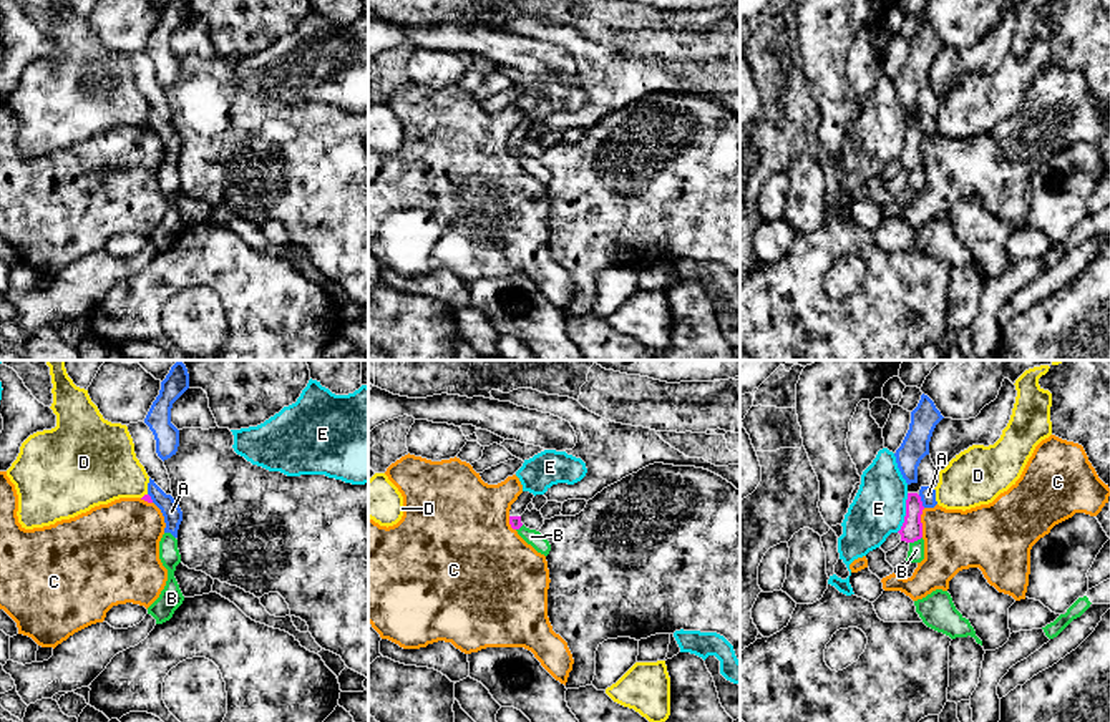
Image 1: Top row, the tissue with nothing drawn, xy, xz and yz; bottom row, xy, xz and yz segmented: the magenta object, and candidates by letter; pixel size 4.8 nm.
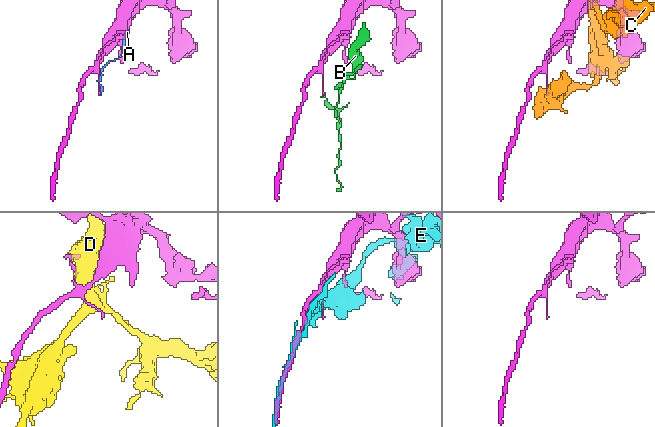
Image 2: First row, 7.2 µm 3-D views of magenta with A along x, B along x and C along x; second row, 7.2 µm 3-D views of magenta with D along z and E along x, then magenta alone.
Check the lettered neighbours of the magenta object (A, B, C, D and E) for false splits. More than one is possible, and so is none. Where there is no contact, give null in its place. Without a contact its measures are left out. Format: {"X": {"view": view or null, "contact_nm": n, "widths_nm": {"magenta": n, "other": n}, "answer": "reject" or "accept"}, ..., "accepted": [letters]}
{"A": {"view": "yz", "contact_nm": 70, "widths_nm": {"magenta": 110, "other": 80}, "answer": "reject"}, "B": {"view": "yz", "contact_nm": 70, "widths_nm": {"magenta": 110, "other": 80}, "answer": "reject"}, "C": {"view": "yz", "contact_nm": 140, "widths_nm": {"magenta": 110, "other": 300}, "answer": "reject"}, "D": {"view": "xy", "contact_nm": 40, "widths_nm": {"magenta": 30, "other": 340}, "answer": "reject"}, "E": {"view": "yz", "contact_nm": 200, "widths_nm": {"magenta": 110, "other": 260}, "answer": "reject"}, "accepted": []}

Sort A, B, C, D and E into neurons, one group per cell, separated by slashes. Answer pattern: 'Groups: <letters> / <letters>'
Groups: A B / C / D / E

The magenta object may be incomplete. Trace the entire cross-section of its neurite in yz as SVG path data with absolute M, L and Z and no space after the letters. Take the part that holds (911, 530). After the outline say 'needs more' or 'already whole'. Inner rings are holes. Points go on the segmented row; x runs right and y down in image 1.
M908 493L904 523L898 531L901 534L901 541L914 543L923 538L923 510L921 496L918 493Z; already whole

